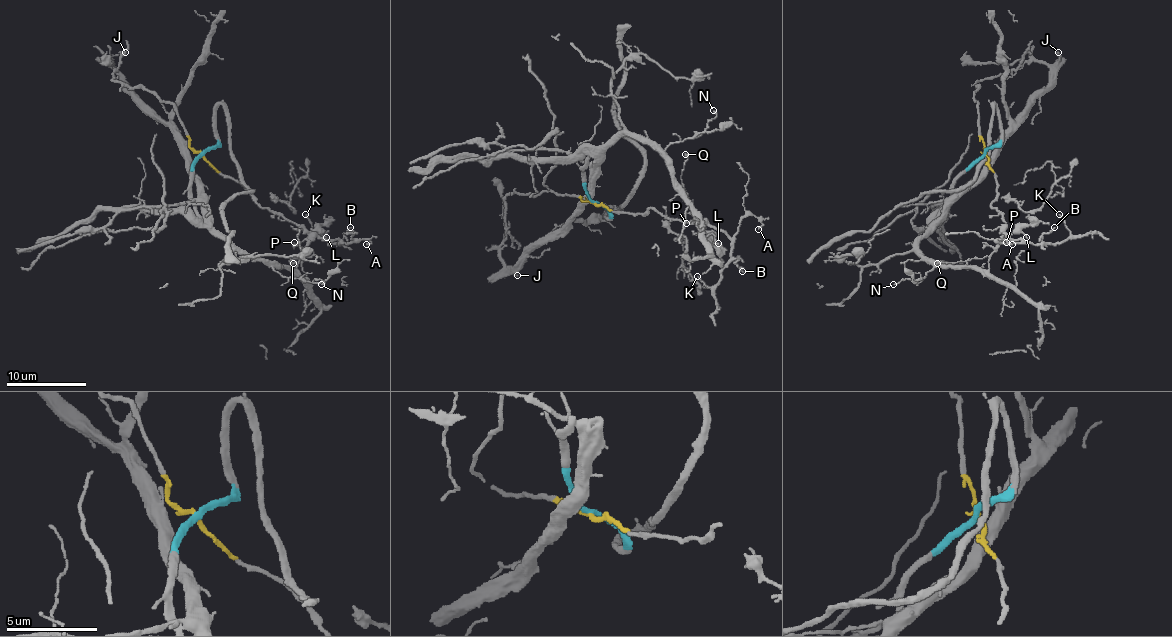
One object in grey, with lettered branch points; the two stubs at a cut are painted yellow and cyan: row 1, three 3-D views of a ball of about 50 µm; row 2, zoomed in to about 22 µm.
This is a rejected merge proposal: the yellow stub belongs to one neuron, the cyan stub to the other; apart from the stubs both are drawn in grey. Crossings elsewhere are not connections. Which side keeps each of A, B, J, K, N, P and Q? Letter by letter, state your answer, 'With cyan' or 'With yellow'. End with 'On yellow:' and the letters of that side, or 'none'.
A: With yellow
B: With yellow
J: With cyan
K: With yellow
N: With cyan
P: With cyan
Q: With cyan
On yellow: A, B, K

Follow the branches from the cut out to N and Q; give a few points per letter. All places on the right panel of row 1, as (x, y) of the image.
N: (984, 152), (955, 182), (945, 216), (919, 242), (919, 252), (933, 268), (915, 281), (893, 283)
Q: (984, 152), (955, 182), (945, 216), (919, 242), (919, 250), (927, 258), (969, 266), (965, 262), (937, 264)

